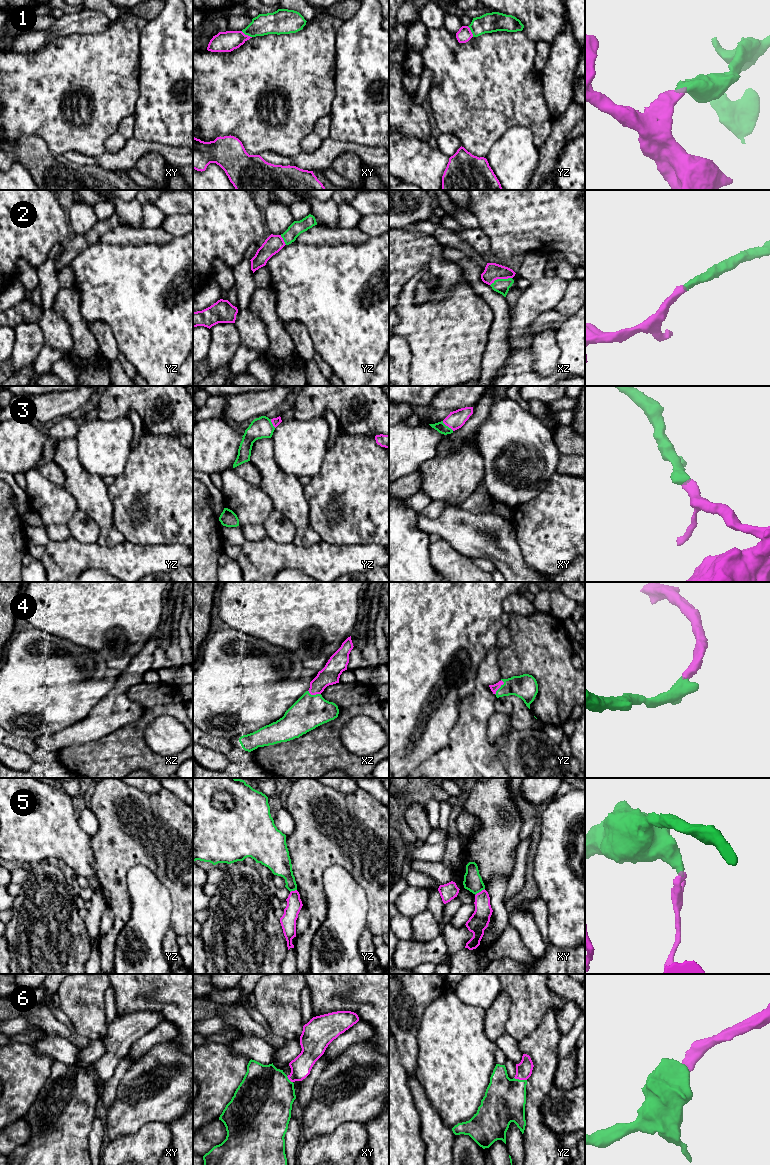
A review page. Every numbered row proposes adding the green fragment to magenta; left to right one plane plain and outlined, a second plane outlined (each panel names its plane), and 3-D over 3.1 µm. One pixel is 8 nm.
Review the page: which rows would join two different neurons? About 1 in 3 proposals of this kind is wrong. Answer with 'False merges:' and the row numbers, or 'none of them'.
False merges: 5

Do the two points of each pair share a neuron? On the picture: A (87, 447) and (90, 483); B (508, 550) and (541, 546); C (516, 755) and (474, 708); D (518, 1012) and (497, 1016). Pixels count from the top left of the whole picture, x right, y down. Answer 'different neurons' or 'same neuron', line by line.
A: different neurons
B: different neurons
C: different neurons
D: different neurons

